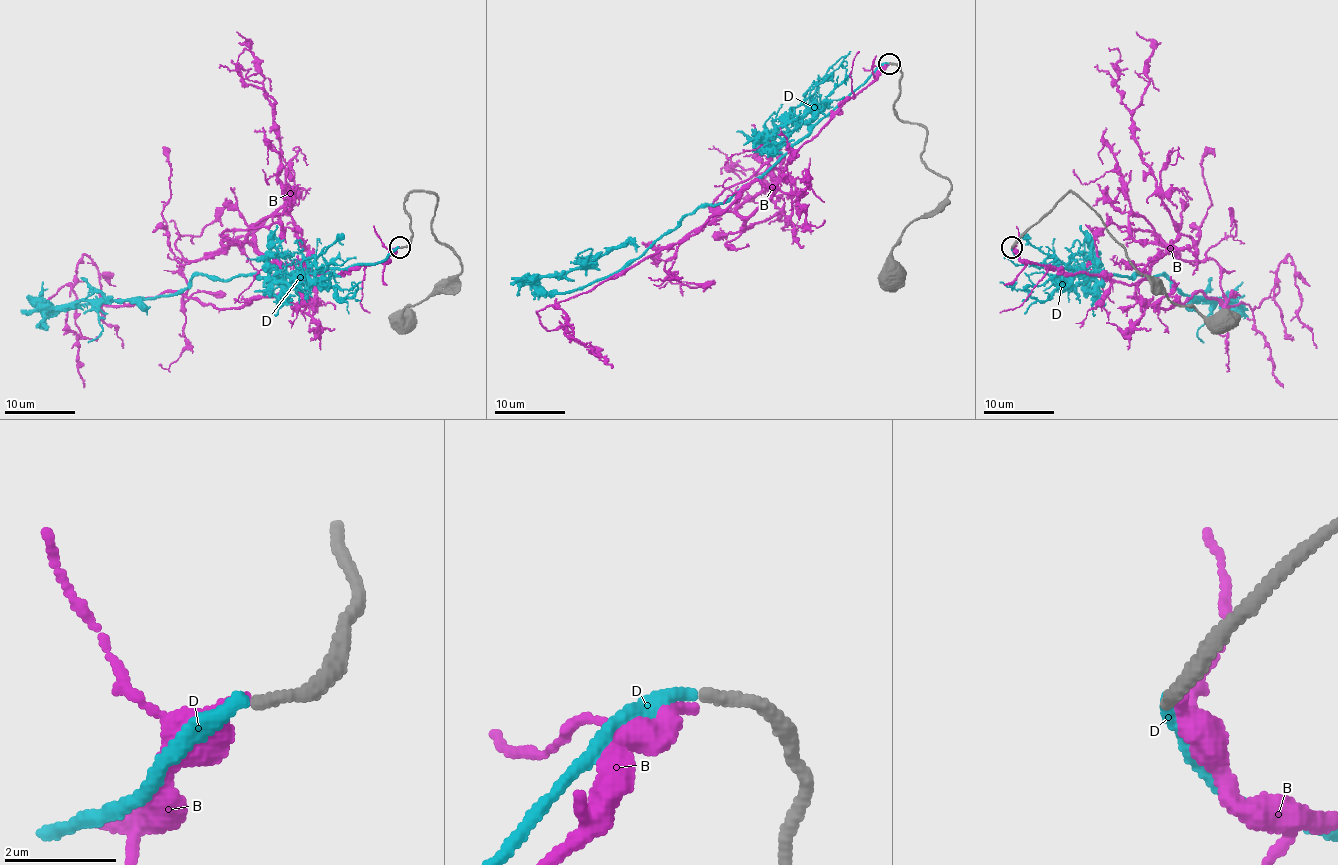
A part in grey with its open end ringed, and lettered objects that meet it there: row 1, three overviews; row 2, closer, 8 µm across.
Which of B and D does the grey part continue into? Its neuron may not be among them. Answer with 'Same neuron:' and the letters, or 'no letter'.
Same neuron: B

